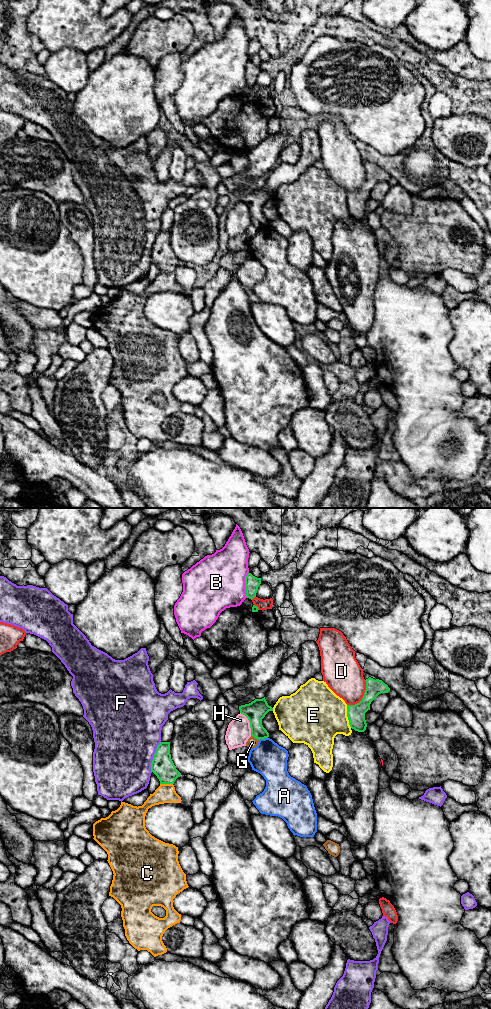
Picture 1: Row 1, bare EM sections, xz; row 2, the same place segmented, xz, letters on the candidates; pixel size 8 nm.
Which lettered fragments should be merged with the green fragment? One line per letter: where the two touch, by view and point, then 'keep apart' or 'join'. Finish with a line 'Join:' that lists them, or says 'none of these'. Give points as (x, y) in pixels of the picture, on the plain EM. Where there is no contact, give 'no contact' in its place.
A: xz (263, 226) | keep apart
B: xz (245, 73) | keep apart
C: xz (166, 271) | keep apart
D: xz (363, 185) | keep apart
E: xz (347, 204) | keep apart
F: xz (153, 245) | keep apart
G: xz (255, 225) | keep apart
H: xz (250, 211) | keep apart
Join: none of these

